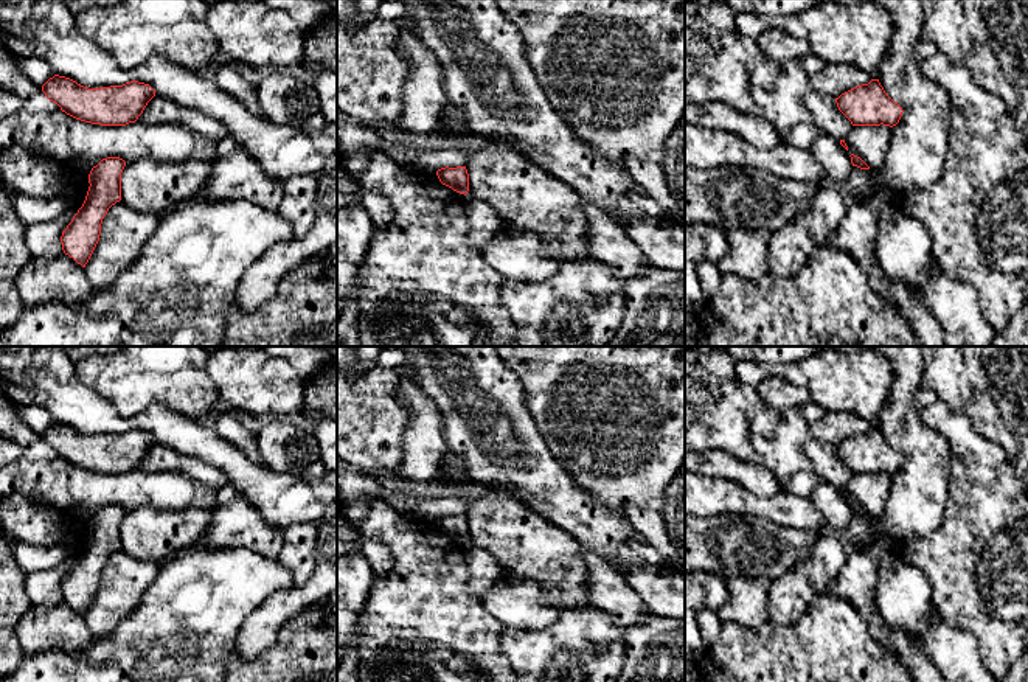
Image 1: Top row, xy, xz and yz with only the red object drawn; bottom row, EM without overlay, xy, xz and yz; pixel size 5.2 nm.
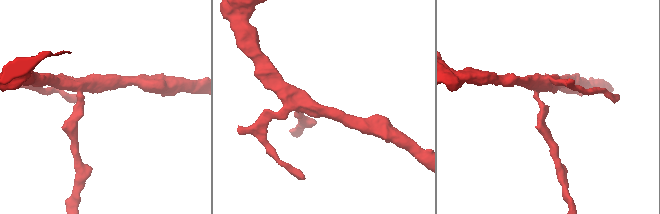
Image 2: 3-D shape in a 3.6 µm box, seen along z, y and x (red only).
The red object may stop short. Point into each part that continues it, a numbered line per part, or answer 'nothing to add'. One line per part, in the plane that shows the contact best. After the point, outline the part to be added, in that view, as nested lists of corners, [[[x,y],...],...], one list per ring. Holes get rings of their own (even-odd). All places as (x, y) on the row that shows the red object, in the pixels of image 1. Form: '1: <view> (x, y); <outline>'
nothing to add

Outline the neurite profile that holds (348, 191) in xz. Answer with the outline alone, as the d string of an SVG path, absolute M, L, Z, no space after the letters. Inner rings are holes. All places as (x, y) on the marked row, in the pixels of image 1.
M337 158L337 211L360 202L360 186L357 180L349 176L342 160Z

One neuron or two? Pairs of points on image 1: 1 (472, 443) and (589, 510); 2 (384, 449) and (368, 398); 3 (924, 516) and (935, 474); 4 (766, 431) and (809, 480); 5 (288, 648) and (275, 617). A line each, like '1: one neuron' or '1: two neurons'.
1: one neuron
2: one neuron
3: one neuron
4: two neurons
5: two neurons

